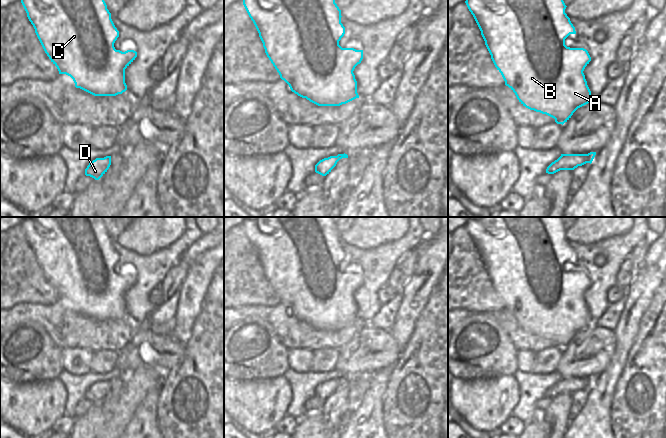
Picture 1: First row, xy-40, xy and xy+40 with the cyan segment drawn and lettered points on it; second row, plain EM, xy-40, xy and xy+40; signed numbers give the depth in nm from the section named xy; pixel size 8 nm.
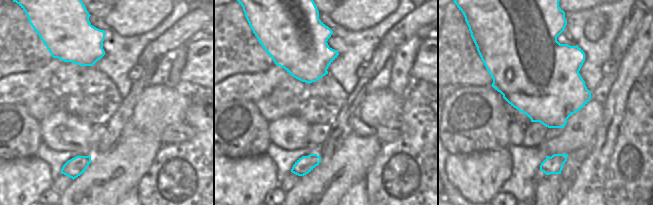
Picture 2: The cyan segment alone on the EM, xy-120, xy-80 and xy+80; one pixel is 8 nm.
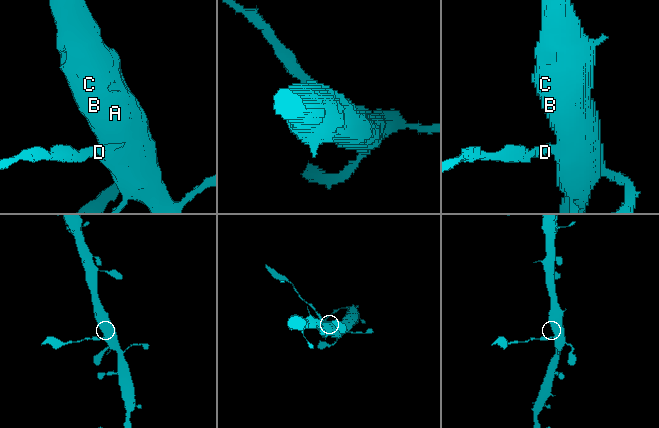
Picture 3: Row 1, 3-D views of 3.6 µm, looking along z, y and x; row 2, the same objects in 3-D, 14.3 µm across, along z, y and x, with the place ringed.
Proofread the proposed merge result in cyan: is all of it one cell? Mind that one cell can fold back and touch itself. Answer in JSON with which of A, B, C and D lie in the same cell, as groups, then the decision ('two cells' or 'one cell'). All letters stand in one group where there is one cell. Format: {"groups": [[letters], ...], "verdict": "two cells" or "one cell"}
{"groups": [["A", "B", "C"], ["D"]], "verdict": "two cells"}

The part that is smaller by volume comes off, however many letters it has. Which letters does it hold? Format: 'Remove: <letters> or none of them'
Remove: D

